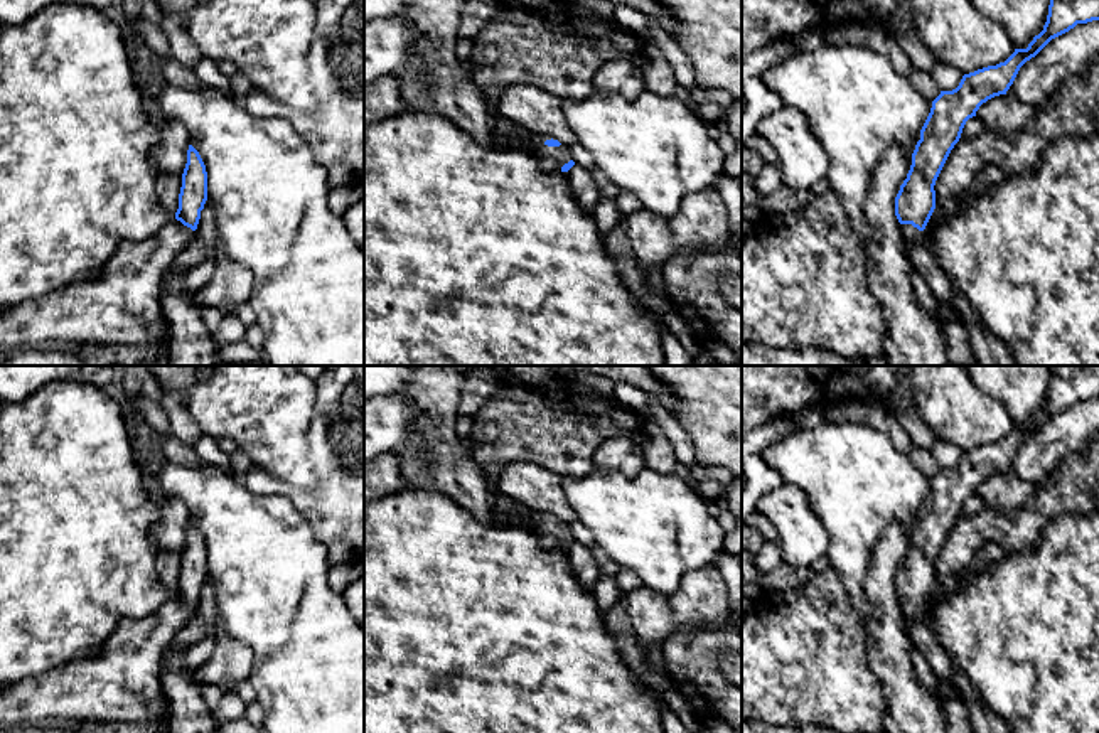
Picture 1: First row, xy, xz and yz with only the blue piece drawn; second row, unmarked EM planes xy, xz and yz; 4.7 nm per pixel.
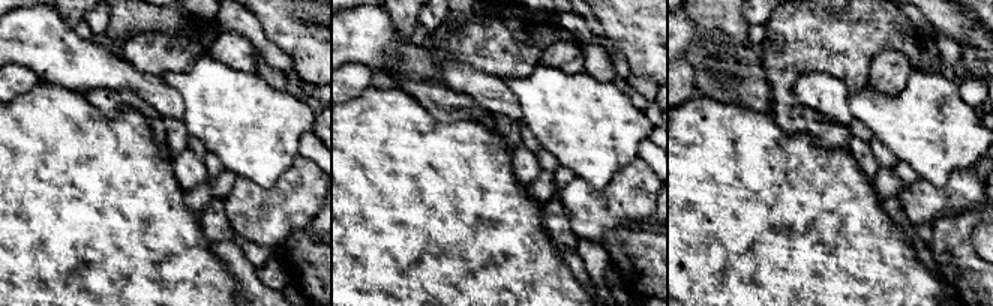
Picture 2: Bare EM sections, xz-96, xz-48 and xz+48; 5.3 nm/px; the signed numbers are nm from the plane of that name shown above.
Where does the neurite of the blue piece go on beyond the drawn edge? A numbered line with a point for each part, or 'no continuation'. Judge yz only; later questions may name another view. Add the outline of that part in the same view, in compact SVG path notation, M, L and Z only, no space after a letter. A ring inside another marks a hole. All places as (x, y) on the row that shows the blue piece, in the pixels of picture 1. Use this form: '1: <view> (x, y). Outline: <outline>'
1: yz (911, 235). Outline: M900 224L900 233L909 246L915 244L922 238L922 231L914 227L912 224Z

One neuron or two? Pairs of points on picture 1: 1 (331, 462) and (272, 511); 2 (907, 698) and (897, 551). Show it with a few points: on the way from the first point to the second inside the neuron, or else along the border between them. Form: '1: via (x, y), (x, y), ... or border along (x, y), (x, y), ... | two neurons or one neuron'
1: border along (248, 489), (257, 494), (285, 496), (312, 529) | two neurons
2: via (890, 661), (885, 588) | one neuron

